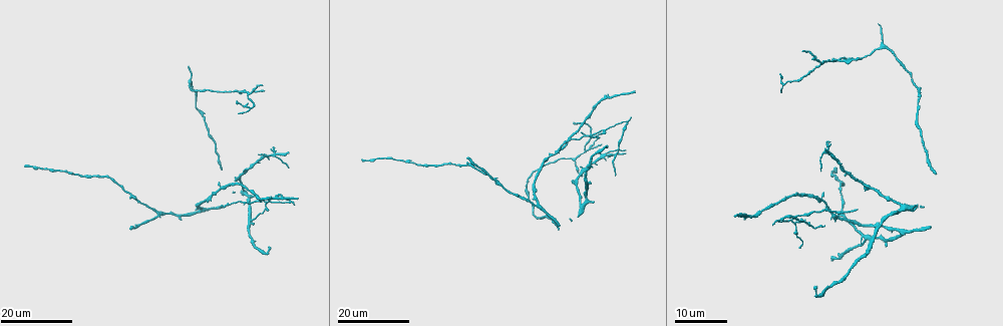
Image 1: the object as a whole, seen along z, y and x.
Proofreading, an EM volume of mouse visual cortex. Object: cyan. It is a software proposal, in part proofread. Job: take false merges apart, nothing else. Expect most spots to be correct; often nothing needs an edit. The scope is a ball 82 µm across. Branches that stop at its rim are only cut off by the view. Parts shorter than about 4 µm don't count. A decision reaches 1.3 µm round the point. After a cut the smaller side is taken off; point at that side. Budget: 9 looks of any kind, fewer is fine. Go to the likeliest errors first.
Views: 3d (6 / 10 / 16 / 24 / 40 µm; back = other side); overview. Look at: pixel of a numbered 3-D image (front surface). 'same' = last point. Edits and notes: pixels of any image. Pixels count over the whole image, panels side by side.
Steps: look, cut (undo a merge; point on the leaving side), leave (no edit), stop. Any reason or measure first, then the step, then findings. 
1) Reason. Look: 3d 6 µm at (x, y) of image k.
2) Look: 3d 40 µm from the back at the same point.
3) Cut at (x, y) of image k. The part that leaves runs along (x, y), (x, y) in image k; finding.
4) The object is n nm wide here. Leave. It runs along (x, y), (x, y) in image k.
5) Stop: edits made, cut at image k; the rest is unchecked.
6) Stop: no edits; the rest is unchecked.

Three-way junction. Look: 3d 16 µm at (794, 223) of image 1.

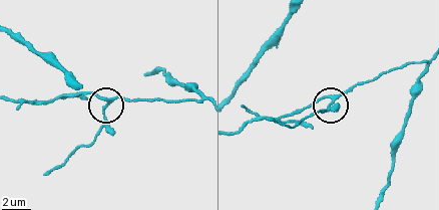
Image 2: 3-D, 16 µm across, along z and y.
Look: 3d 10 µm at (334, 99) of image 2.

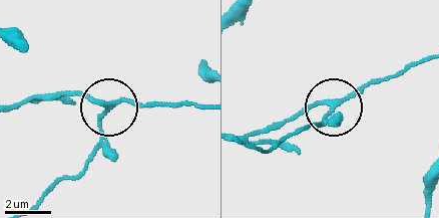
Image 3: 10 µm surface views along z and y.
The side arm is 8 µm long. Leave. One cell here.

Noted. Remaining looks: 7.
Look: 3d 16 µm at (496, 181) of image 1.

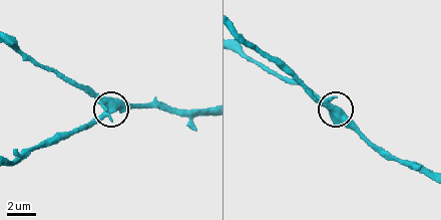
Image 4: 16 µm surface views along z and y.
Look: 3d 6 µm at (104, 117) of image 4.

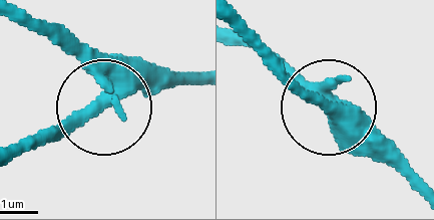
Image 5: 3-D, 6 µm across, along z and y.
Look: 3d 6 µm from the back at (321, 101) of image 5.

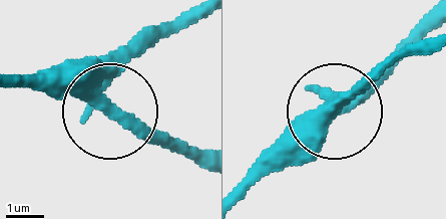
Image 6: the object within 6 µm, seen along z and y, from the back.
Leave. It runs along (246, 191), (415, 31) in image 6; one cell here.

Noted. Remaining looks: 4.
Three-way junction. Look: 3d 16 µm at (898, 232) of image 1.

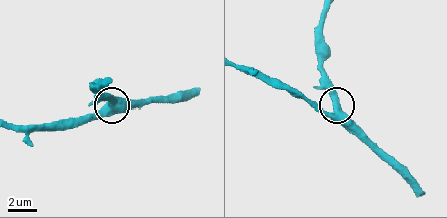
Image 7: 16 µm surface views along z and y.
Look: 3d 10 µm at (334, 111) of image 7.

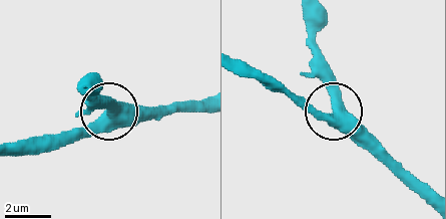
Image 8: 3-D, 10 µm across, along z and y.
Leave. Continuous, no second cell.

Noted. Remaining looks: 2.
Look: 3d 16 µm at (831, 215) of image 1.

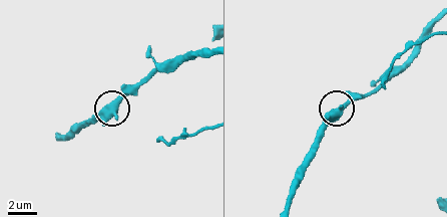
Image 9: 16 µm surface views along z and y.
Zoom in. Look: 3d 6 µm at (115, 110) of image 9.

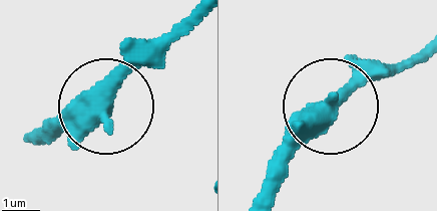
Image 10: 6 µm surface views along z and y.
The object is 470 nm wide here. Leave. It runs along (28, 142), (89, 123), (162, 39) in image 10; one cell here.

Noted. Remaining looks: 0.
Stop: no edits; the rest is unchecked.

